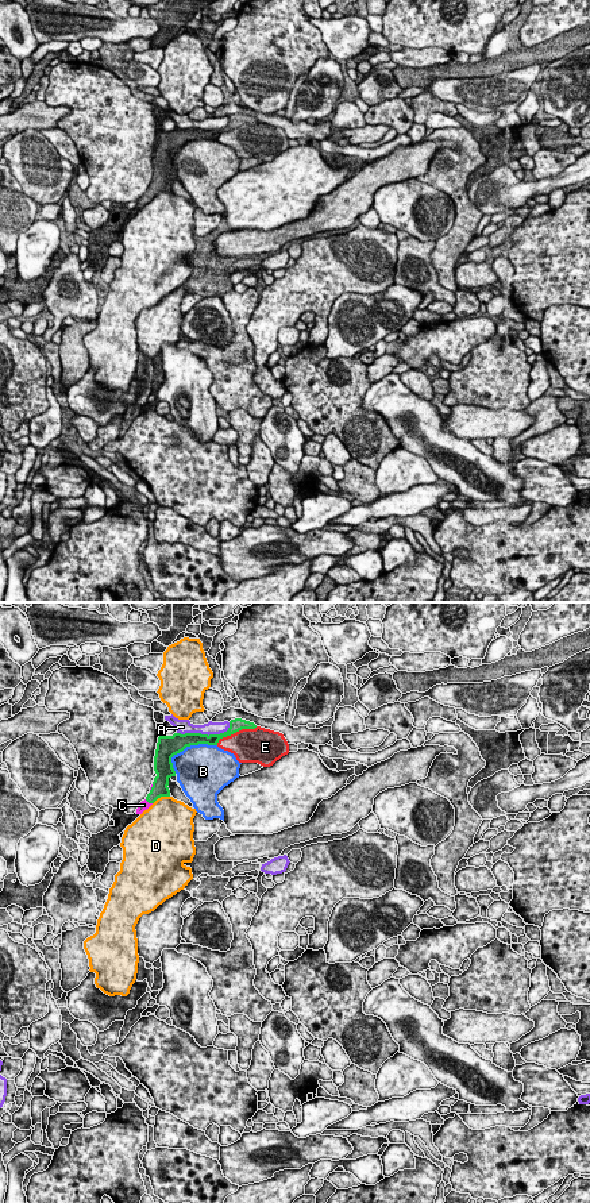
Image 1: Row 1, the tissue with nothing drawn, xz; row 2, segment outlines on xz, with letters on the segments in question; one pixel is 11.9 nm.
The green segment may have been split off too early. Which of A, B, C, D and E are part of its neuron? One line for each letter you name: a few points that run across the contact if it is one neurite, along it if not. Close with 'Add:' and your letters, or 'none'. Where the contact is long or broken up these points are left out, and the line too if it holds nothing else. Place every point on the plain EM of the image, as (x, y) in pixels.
Add: C

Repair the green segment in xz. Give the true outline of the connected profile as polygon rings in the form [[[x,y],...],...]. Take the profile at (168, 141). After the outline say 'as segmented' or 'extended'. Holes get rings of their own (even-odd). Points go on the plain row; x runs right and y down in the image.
[[[235,113],[230,116],[227,127],[220,130],[201,130],[201,128],[174,128],[173,131],[159,131],[154,151],[154,166],[157,171],[150,182],[150,188],[146,194],[138,200],[136,209],[142,209],[147,205],[158,193],[170,192],[169,174],[176,171],[171,153],[182,147],[186,142],[208,139],[217,140],[219,135],[231,131],[242,124],[255,124],[254,117]]]; extended

